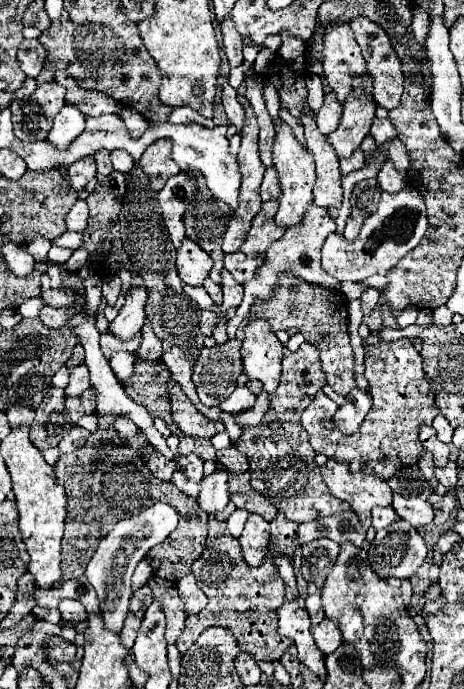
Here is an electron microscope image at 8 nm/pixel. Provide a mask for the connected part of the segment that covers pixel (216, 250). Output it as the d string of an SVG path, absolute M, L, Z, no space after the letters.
M188 172L188 176L194 176L194 180L198 180L198 196L194 196L190 208L186 208L186 236L212 256L214 268L210 272L210 278L220 284L220 270L224 260L221 245L228 220L232 218L232 210L222 200L210 196L206 178L200 172Z

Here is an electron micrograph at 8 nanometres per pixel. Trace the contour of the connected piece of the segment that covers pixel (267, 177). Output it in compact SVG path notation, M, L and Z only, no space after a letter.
M266 168L266 174L264 174L264 180L262 180L262 188L260 188L260 198L262 202L266 200L272 200L272 198L278 198L280 196L280 184L278 184L278 172L276 168Z

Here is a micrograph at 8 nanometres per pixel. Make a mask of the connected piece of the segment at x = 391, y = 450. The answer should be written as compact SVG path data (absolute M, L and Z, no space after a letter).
M372 332L364 340L366 350L366 378L372 390L372 408L366 414L360 428L344 436L334 424L332 428L322 428L322 392L314 396L310 406L302 412L302 426L310 434L310 444L316 452L326 454L338 462L350 462L350 470L378 474L382 480L388 480L402 466L418 462L422 442L418 438L418 428L422 424L432 424L438 414L434 394L422 370L422 356L412 346L412 340L402 338L398 342L380 340L378 332Z

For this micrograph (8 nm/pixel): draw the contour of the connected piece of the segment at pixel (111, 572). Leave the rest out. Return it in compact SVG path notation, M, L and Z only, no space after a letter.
M156 502L150 508L142 510L138 516L120 520L114 526L114 530L100 540L98 550L94 552L92 560L86 566L86 578L90 580L90 584L98 594L100 616L104 620L106 630L120 634L122 622L130 606L130 596L132 596L130 578L134 574L134 568L148 554L148 550L154 548L156 544L162 544L162 540L166 540L176 526L178 526L178 512L164 502Z

